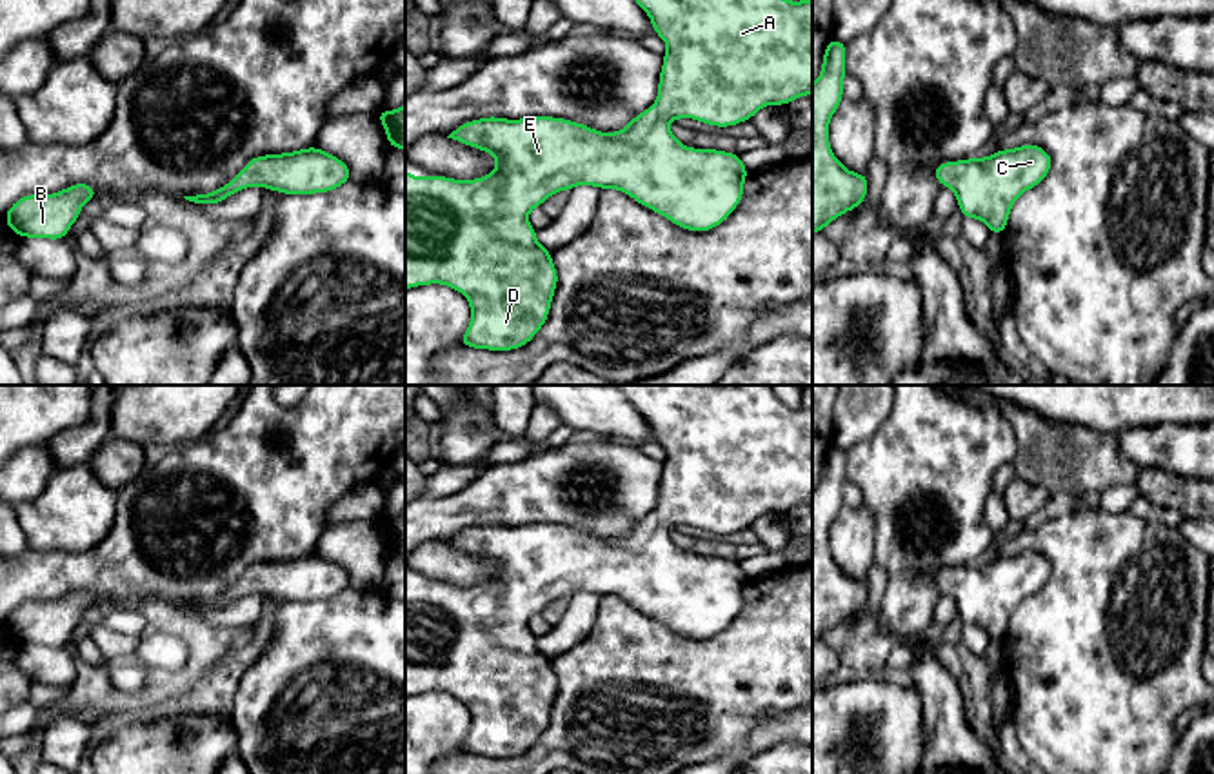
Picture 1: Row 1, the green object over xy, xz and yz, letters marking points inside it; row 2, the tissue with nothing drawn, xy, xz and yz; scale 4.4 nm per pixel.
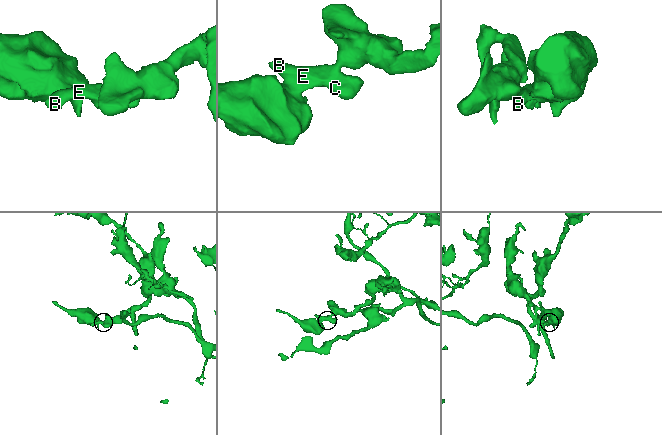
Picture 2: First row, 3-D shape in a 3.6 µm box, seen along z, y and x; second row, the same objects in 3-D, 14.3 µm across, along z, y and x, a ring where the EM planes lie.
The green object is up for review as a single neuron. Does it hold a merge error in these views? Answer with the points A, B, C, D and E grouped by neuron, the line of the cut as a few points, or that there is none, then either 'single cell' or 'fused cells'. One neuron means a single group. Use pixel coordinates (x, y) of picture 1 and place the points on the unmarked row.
A B C D E | no cut | single cell

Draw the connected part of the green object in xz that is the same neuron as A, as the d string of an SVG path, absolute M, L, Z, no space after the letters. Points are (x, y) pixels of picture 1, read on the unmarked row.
M618 385L618 389L629 398L632 407L649 422L652 440L656 440L667 451L667 458L663 460L663 472L660 478L658 505L649 516L636 521L623 536L616 540L594 538L585 531L556 523L534 523L518 527L485 523L458 532L447 545L493 561L496 565L496 576L491 581L474 587L454 587L438 581L411 583L405 576L405 698L411 694L442 690L462 700L471 712L471 730L460 745L460 750L463 754L487 758L514 758L527 752L547 729L551 709L558 692L558 678L552 670L552 660L538 650L536 636L529 630L527 621L534 614L540 614L554 600L571 598L576 592L616 596L629 601L640 612L649 614L651 618L665 623L678 634L694 640L711 638L712 634L721 632L740 612L743 605L743 589L749 581L749 576L743 572L738 560L725 560L714 554L685 554L669 538L669 531L678 525L692 525L714 534L731 534L745 527L751 527L765 512L787 512L800 503L812 501L812 407L789 409L776 398L771 385Z

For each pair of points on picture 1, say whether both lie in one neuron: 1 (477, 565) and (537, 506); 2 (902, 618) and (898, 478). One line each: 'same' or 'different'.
1: different
2: same

